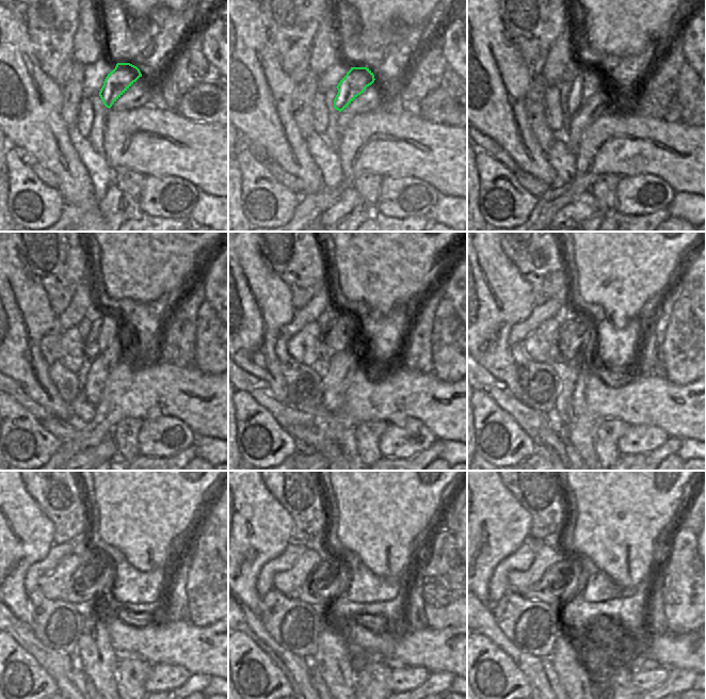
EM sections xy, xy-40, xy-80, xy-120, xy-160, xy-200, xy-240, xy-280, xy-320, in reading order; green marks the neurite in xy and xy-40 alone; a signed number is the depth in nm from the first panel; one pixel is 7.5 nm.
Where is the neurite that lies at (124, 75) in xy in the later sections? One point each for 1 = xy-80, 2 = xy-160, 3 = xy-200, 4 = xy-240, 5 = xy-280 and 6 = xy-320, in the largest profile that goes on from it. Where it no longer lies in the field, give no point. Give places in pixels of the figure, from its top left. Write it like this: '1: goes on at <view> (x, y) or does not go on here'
1: goes on at xy-80 (594, 81)
2: goes on at xy-160 (348, 332)
3: goes on at xy-200 (562, 352)
4: goes on at xy-240 (80, 587)
5: goes on at xy-280 (314, 591)
6: goes on at xy-320 (546, 589)

